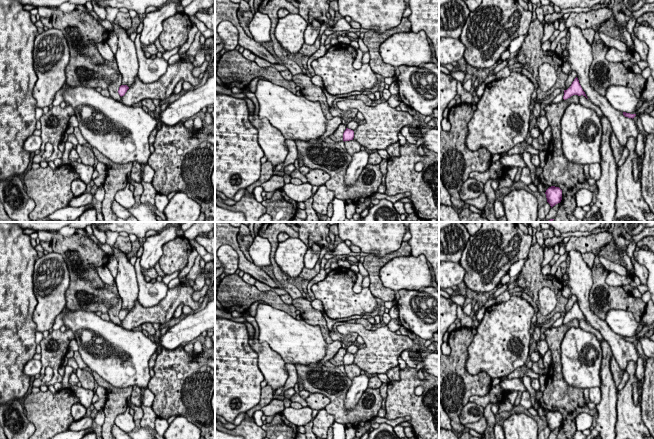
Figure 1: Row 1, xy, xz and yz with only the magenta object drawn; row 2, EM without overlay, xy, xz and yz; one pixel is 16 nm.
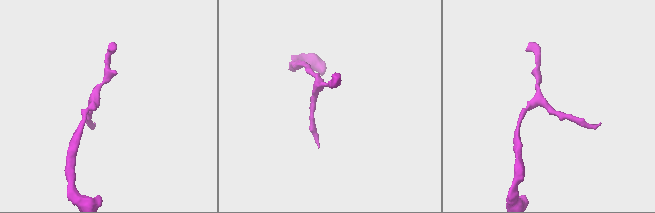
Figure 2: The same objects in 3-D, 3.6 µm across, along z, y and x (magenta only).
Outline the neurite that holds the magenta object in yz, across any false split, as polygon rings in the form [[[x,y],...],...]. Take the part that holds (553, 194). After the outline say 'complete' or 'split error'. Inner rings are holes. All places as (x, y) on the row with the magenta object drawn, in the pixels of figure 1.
[[[551,186],[546,190],[545,194],[551,208],[562,200],[562,190],[559,187]]]; complete

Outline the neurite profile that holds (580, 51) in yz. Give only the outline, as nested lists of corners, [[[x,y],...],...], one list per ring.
[[[577,26],[568,28],[570,40],[568,45],[571,70],[577,73],[579,83],[588,100],[598,106],[603,115],[610,121],[612,130],[621,146],[625,148],[630,137],[637,139],[638,129],[632,118],[625,117],[623,112],[614,109],[606,97],[598,94],[590,85],[589,70],[592,64],[592,44],[583,37],[582,30]]]

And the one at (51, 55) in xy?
[[[45,28],[37,34],[33,66],[38,79],[32,93],[36,108],[49,107],[56,93],[66,84],[65,69],[70,57],[69,46],[61,30]]]

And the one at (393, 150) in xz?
[[[394,143],[386,149],[390,157],[398,157],[400,155],[400,143]]]

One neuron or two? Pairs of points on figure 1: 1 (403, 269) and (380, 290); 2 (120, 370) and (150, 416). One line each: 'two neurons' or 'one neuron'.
1: two neurons
2: two neurons

